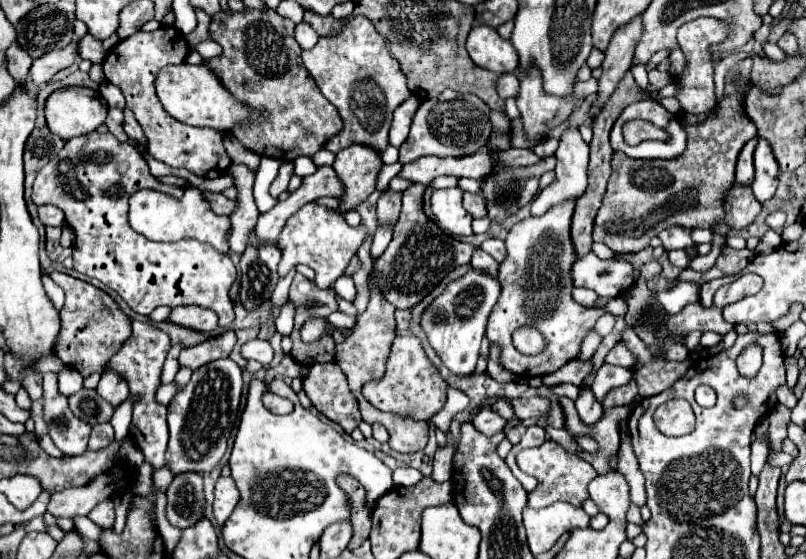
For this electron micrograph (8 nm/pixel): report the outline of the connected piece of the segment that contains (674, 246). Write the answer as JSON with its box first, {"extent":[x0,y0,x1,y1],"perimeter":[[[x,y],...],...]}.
{"extent":[659,226,695,250],"perimeter":[[[671,226],[667,230],[661,230],[659,238],[661,238],[665,250],[685,250],[689,246],[695,246],[691,240],[691,230],[683,228],[683,226]]]}

